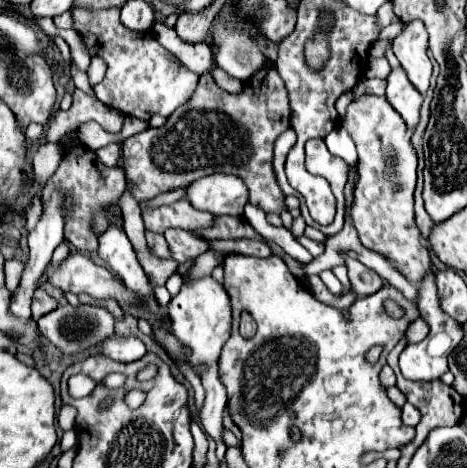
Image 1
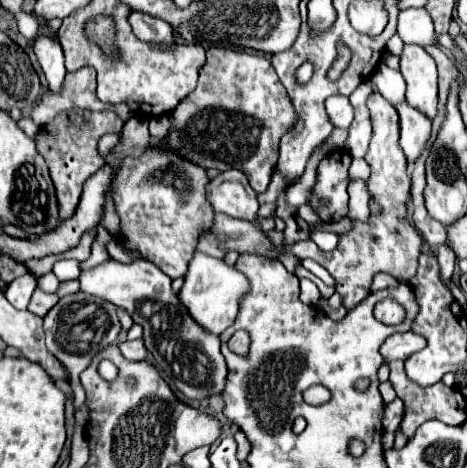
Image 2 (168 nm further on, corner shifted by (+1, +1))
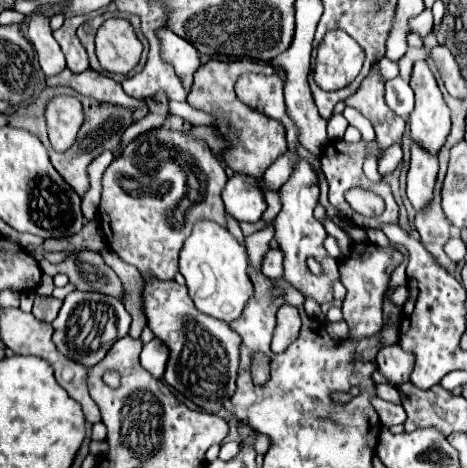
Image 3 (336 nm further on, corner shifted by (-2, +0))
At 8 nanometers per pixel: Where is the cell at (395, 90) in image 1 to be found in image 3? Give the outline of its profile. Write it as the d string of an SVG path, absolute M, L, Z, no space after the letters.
M411 144L411 162L407 172L407 198L421 210L433 196L433 186L437 178L437 156L429 156L429 152L421 152L417 144Z

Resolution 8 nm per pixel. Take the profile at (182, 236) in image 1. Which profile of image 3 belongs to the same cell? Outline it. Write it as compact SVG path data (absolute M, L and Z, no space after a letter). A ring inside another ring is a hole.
M155 128L133 140L123 156L115 158L103 176L99 204L101 228L109 248L139 272L151 272L161 280L173 280L179 272L179 252L197 220L211 220L227 228L221 190L227 174L205 142L191 140L169 128ZM191 180L191 202L185 204ZM169 184L169 190L163 188ZM165 194L165 196L153 196Z

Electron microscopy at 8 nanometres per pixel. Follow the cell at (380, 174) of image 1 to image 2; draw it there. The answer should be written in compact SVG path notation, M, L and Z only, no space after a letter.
M372 93L368 97L368 109L374 127L370 149L364 157L372 167L372 175L368 179L368 191L374 199L378 199L378 203L382 203L382 215L370 217L368 223L354 221L354 229L340 237L340 245L332 253L320 253L316 243L310 239L298 241L294 243L294 247L282 247L288 253L296 255L300 261L310 257L318 261L322 267L326 267L328 273L338 283L336 293L340 293L342 305L346 309L356 307L362 299L370 295L372 277L380 271L408 281L418 267L418 255L422 247L422 237L406 221L406 205L410 201L410 177L406 167L406 155L402 155L402 149L398 147L398 135L400 135L398 113L380 93Z

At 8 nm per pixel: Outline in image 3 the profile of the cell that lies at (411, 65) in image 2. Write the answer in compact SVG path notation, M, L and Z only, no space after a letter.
M417 60L413 64L413 74L411 74L411 88L415 92L415 108L413 112L409 114L407 122L409 122L409 128L411 128L411 138L421 144L425 150L437 154L439 148L443 146L445 142L445 136L449 134L451 130L451 120L449 120L449 108L441 96L441 90L437 86L437 80L429 68L429 64L425 60Z

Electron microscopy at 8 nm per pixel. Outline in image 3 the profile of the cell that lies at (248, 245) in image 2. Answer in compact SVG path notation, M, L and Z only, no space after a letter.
M269 248L267 254L263 256L263 264L261 264L261 272L265 276L269 276L271 280L279 280L283 276L283 252L279 248Z

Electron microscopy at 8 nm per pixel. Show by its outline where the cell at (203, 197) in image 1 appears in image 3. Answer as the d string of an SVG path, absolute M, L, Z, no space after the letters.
M233 174L223 188L223 204L227 214L239 222L257 222L267 208L263 190L251 176Z

